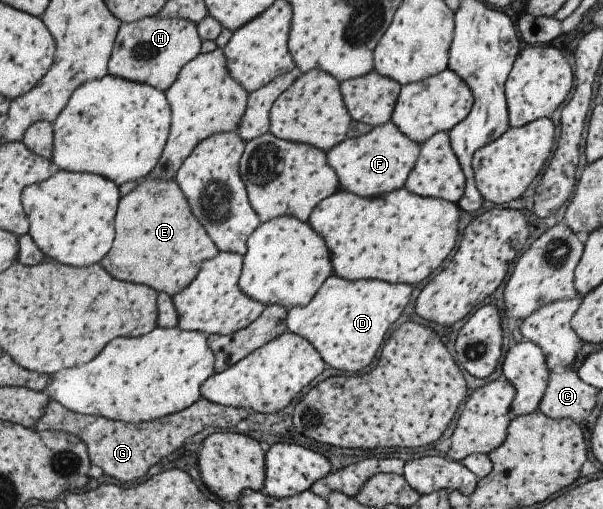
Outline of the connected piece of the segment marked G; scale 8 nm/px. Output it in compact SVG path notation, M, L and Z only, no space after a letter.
M200 398L181 412L151 422L133 424L76 413L65 408L55 399L50 399L43 418L36 422L34 428L37 431L63 431L78 436L87 445L92 464L99 466L111 478L117 478L119 482L127 484L127 482L135 482L137 478L143 478L153 464L161 462L165 456L179 450L189 436L201 432L205 426L235 430L235 426L245 418L247 418L247 409L224 407Z

